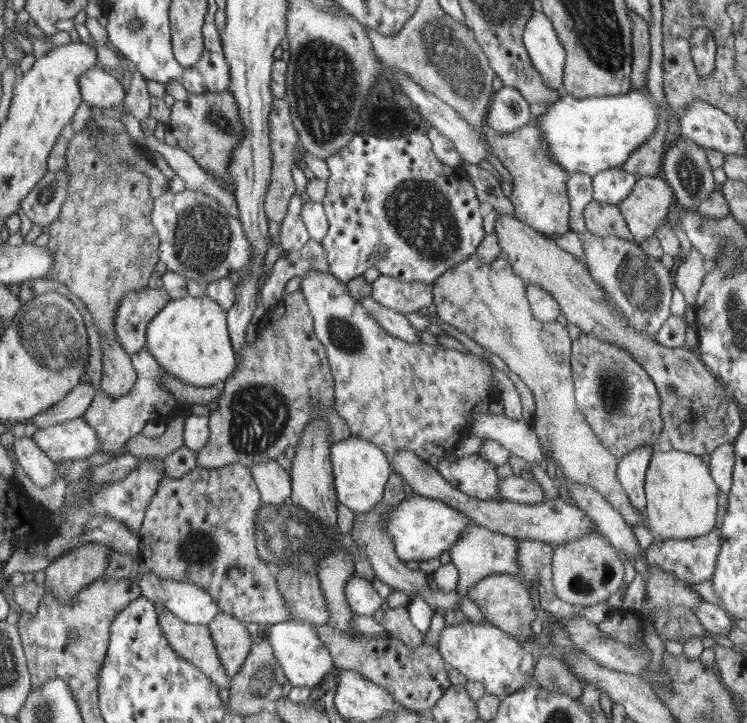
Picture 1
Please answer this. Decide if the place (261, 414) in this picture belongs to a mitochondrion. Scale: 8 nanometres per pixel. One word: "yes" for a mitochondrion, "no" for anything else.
yes

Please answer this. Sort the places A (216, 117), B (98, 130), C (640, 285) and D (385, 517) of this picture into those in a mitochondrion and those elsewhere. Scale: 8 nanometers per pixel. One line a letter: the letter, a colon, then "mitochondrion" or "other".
A: mitochondrion
B: other
C: mitochondrion
D: other

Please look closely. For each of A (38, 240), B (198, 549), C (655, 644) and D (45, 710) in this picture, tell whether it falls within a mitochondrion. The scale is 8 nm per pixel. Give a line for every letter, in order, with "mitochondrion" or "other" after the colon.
A: other
B: mitochondrion
C: other
D: mitochondrion

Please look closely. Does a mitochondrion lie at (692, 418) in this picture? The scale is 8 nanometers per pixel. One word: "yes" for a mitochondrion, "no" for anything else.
no

